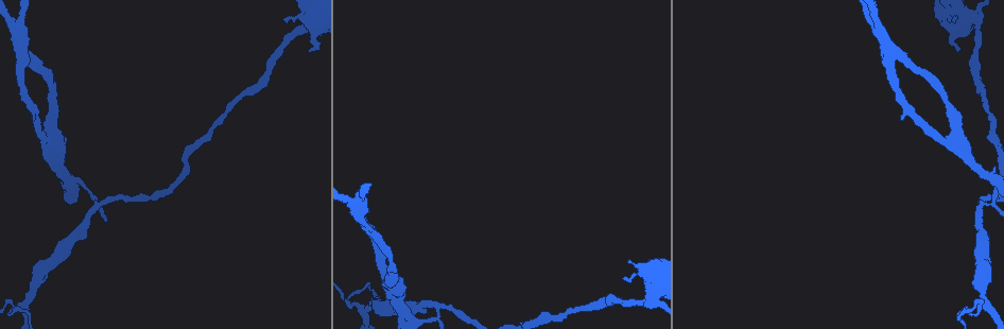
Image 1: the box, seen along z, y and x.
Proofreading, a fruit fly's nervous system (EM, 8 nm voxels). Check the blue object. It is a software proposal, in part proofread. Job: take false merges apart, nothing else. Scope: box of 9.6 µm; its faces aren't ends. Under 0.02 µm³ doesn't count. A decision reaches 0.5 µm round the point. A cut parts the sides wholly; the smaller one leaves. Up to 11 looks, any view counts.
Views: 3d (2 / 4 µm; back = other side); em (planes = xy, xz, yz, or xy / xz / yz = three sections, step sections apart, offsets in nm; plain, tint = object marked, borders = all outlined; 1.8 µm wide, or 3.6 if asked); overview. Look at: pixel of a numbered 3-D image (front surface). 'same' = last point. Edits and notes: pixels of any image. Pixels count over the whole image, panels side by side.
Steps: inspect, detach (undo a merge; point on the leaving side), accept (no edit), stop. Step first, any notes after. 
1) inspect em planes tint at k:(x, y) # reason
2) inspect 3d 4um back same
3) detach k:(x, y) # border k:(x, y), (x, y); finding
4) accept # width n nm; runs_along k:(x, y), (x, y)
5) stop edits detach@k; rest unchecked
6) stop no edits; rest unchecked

inspect em xy step 8 tint at 1:(23, 304) # four or more arms meet

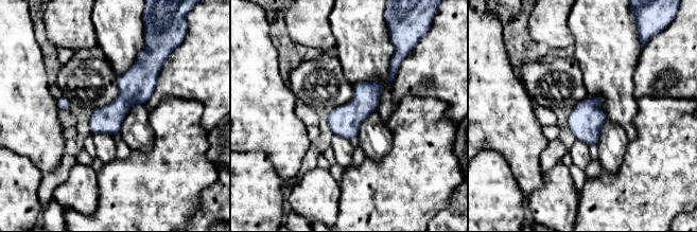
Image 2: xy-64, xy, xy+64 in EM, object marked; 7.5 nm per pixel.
inspect em planes borders same # cut it another way

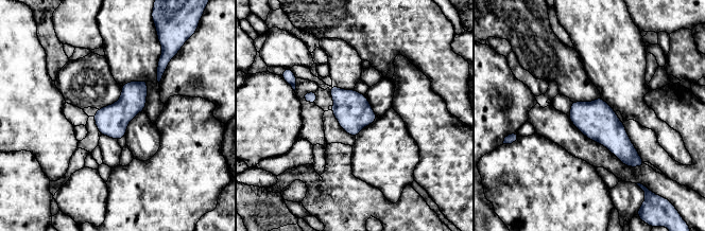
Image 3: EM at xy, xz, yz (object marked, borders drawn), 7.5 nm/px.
accept # width 240 nm; one cell here

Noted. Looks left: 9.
inspect em 3.6um xz step 16 tint at 1:(959, 141) # branch point

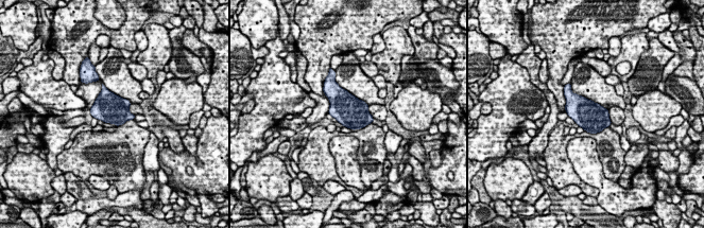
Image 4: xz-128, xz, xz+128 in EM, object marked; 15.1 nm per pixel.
inspect em 3.6um planes tint same

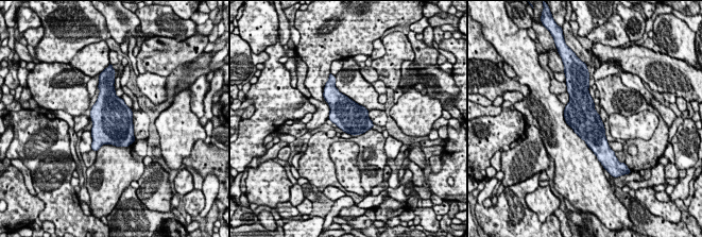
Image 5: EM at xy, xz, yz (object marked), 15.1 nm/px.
accept # continuous, no second cell

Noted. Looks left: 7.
inspect 3d 2um at 1:(440, 307) # narrows sharply

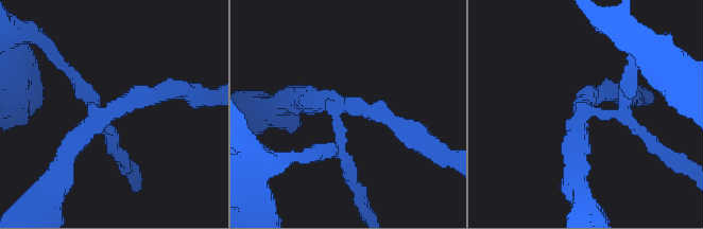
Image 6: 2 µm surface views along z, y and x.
inspect em xz step 4 tint at 6:(584, 108) # arms 4; need the tissue

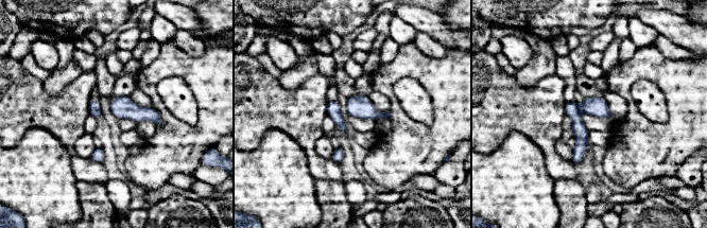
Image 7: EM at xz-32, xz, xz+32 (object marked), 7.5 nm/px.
inspect em xy step 4 tint same

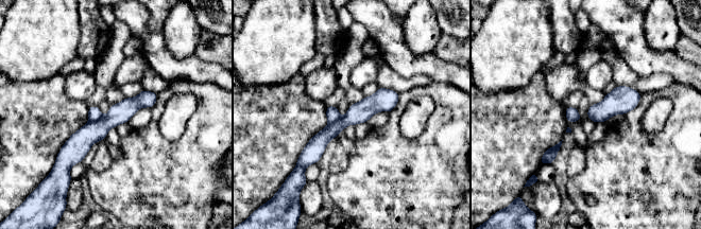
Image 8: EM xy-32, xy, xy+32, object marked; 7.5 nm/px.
detach 8:(95, 113) # border 8:(102, 117), (89, 121); two cells meet here

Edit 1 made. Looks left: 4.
stop edits detach@8; rest unchecked

